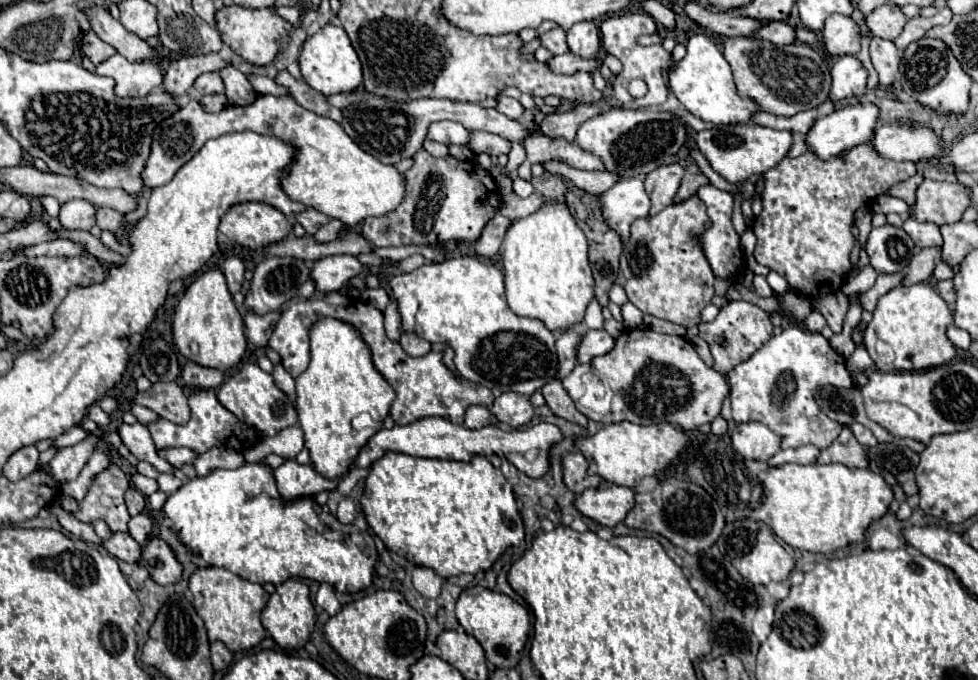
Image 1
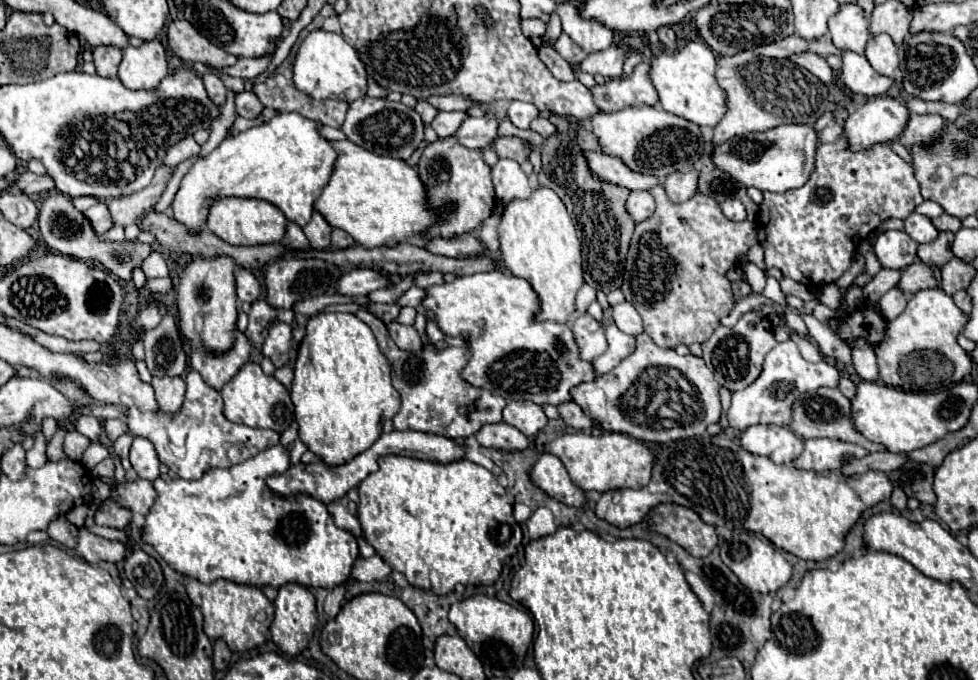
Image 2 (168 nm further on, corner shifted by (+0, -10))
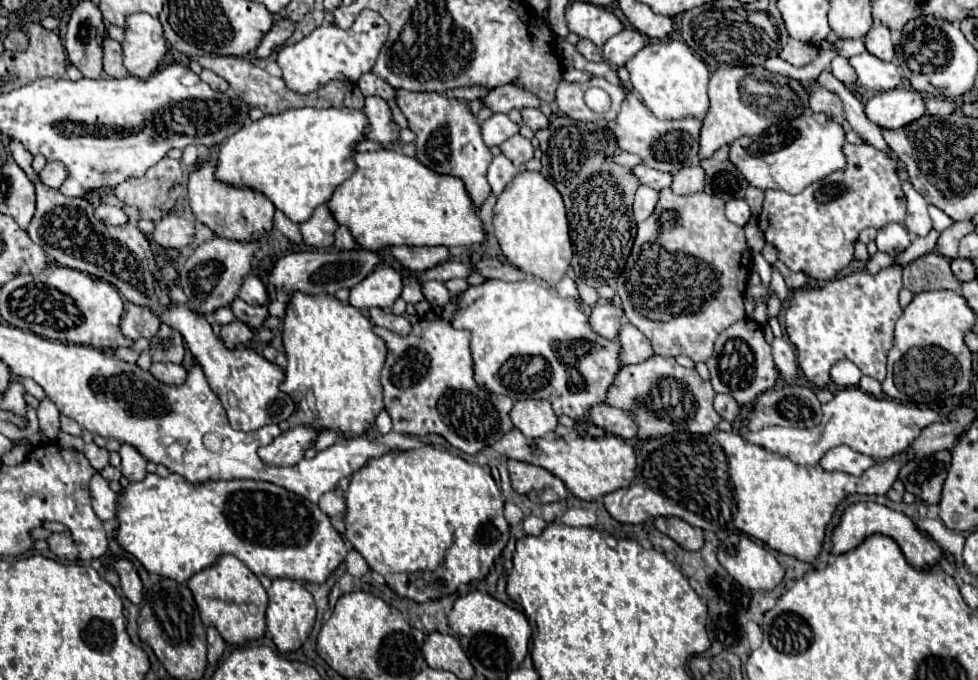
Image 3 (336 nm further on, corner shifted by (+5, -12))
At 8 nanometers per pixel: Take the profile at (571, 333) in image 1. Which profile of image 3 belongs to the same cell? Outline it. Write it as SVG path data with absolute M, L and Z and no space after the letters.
M599 302L597 306L593 306L589 322L595 332L609 340L615 340L623 322L623 310L617 308L613 302Z

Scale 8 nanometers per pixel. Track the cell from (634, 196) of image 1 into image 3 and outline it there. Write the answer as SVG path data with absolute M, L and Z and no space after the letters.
M641 184L637 188L637 194L635 194L635 204L633 204L633 218L635 222L643 222L645 218L649 218L657 206L657 200L659 200L659 192Z

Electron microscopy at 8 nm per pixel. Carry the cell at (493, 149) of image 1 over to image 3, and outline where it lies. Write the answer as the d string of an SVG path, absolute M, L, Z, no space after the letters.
M515 134L501 144L501 152L513 162L515 168L521 168L533 158L533 144L525 136Z

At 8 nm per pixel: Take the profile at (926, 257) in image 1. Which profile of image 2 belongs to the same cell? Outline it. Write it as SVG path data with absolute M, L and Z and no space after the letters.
M940 232L940 236L932 244L922 244L918 248L918 258L922 264L930 264L930 268L942 268L946 262L952 260L950 244L954 234L952 232Z

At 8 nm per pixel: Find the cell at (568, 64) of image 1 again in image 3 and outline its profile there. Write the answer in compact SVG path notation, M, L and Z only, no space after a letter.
M633 28L621 30L617 36L605 42L603 56L609 62L609 66L617 70L619 66L625 66L625 62L633 58L633 54L637 54L645 44L647 44L647 36L641 34L639 30L633 30Z

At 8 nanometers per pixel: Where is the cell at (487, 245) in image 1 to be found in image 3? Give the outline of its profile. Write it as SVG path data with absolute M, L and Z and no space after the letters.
M389 246L387 248L391 256L395 256L407 270L413 272L425 272L427 268L433 268L441 262L447 262L449 254L445 246Z

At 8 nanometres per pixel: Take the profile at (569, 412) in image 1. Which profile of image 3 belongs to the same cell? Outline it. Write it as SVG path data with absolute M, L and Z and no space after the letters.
M607 404L595 406L589 412L589 422L605 428L609 434L619 436L623 440L633 440L637 436L635 420L621 408L613 408L613 406L607 406Z

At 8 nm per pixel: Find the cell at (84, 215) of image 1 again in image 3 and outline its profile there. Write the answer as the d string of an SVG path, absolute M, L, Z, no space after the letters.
M101 204L101 206L95 208L95 214L97 214L97 218L99 218L101 222L105 222L105 224L109 224L109 226L121 226L121 224L125 224L125 222L129 220L127 214L125 214L125 210L119 208L119 206Z

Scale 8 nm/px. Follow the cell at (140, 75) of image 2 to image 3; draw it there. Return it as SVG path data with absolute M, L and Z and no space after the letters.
M145 12L131 14L125 22L125 38L121 46L123 64L133 76L147 78L153 74L167 52L167 40L159 18Z

